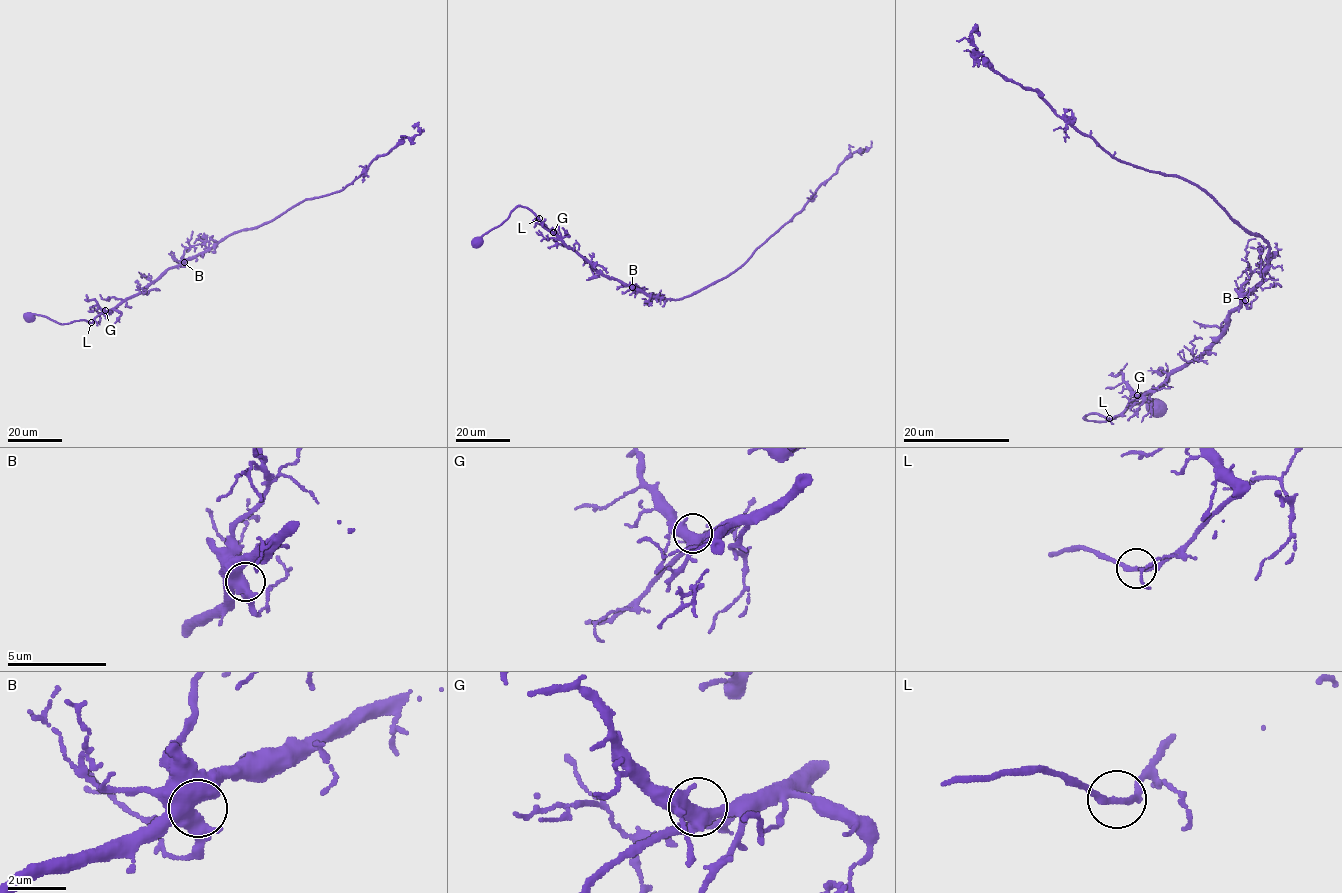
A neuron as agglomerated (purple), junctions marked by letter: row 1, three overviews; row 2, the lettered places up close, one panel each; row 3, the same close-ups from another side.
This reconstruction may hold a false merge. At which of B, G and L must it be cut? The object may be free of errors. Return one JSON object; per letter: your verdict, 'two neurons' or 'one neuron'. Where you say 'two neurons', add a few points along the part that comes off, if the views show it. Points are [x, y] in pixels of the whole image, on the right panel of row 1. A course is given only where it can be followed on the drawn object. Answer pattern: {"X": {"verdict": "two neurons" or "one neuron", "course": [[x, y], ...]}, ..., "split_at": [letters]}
{"B": {"verdict": "one neuron"}, "G": {"verdict": "one neuron"}, "L": {"verdict": "one neuron"}, "split_at": []}

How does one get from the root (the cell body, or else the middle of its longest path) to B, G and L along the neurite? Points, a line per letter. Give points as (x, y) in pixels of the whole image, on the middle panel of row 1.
B: (476, 243), (485, 234), (499, 226), (516, 207), (527, 207), (544, 228), (596, 270), (632, 287)
G: (476, 243), (518, 206), (529, 209), (541, 224), (553, 232)
L: (476, 243), (518, 206), (527, 207), (539, 218)

